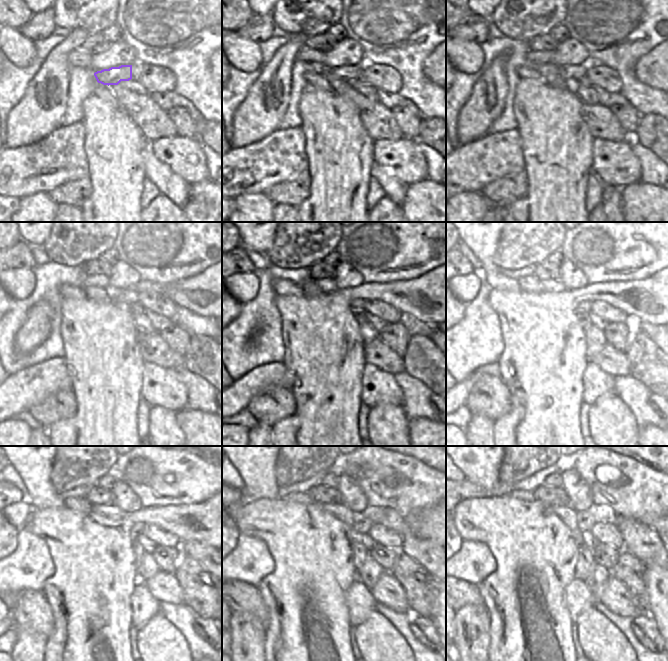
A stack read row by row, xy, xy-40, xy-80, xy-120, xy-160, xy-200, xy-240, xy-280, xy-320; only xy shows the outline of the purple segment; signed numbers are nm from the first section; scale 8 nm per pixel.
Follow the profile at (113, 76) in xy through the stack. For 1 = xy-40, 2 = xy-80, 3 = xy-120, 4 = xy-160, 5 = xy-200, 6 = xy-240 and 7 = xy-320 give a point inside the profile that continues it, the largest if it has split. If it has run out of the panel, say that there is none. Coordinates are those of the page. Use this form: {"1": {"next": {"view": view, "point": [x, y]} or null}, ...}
{"1": {"next": {"view": "xy-40", "point": [347, 73]}}, "2": {"next": {"view": "xy-80", "point": [574, 74]}}, "3": {"next": {"view": "xy-120", "point": [130, 298]}}, "4": {"next": {"view": "xy-160", "point": [358, 306]}}, "5": {"next": {"view": "xy-200", "point": [584, 306]}}, "6": {"next": {"view": "xy-240", "point": [137, 529]}}, "7": {"next": {"view": "xy-320", "point": [586, 519]}}}

